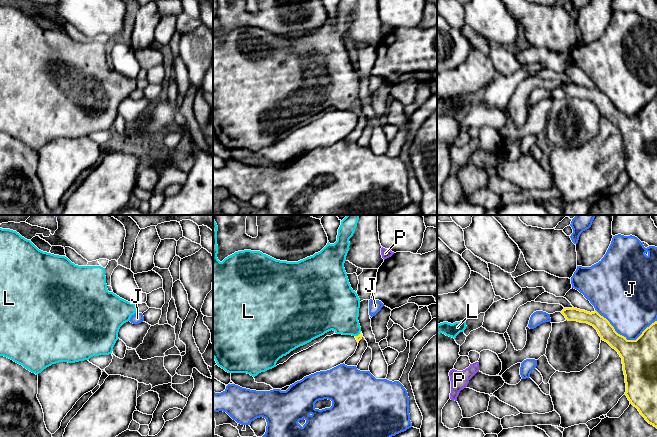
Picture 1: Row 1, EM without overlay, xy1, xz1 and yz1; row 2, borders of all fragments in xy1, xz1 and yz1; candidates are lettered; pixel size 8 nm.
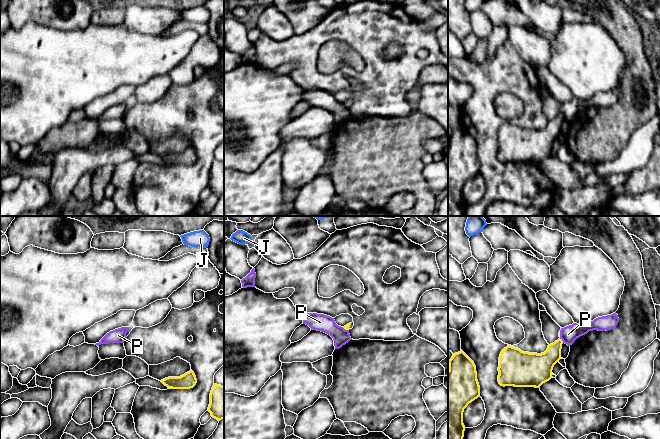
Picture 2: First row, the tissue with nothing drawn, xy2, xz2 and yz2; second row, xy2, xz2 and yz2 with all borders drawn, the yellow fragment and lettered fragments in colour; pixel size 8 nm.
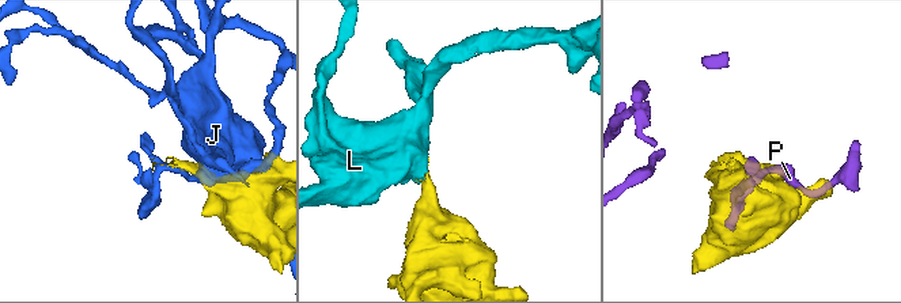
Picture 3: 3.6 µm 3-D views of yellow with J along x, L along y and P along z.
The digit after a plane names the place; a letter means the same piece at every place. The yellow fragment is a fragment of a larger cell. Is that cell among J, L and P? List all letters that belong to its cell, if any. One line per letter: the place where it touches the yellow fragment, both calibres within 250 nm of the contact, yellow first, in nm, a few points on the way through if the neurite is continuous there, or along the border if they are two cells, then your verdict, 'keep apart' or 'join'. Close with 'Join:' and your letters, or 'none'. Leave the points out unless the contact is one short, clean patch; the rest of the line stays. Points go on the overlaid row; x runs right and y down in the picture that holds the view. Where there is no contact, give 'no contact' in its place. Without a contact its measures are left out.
J: meets yellow in yz1 at (625, 337); 280 nm thick on the yellow side, 420 nm on the other; keep apart
L: meets yellow in xz1 at (359, 334); 50 nm thick on the yellow side, 320 nm on the other; runs through xz1 (359, 337), (359, 334), (342, 317), (339, 310); join
P: meets yellow in yz2 at (561, 340); 180 nm thick on the yellow side, 140 nm on the other; border along yz2 (559, 338), (563, 342); keep apart
Join: L

